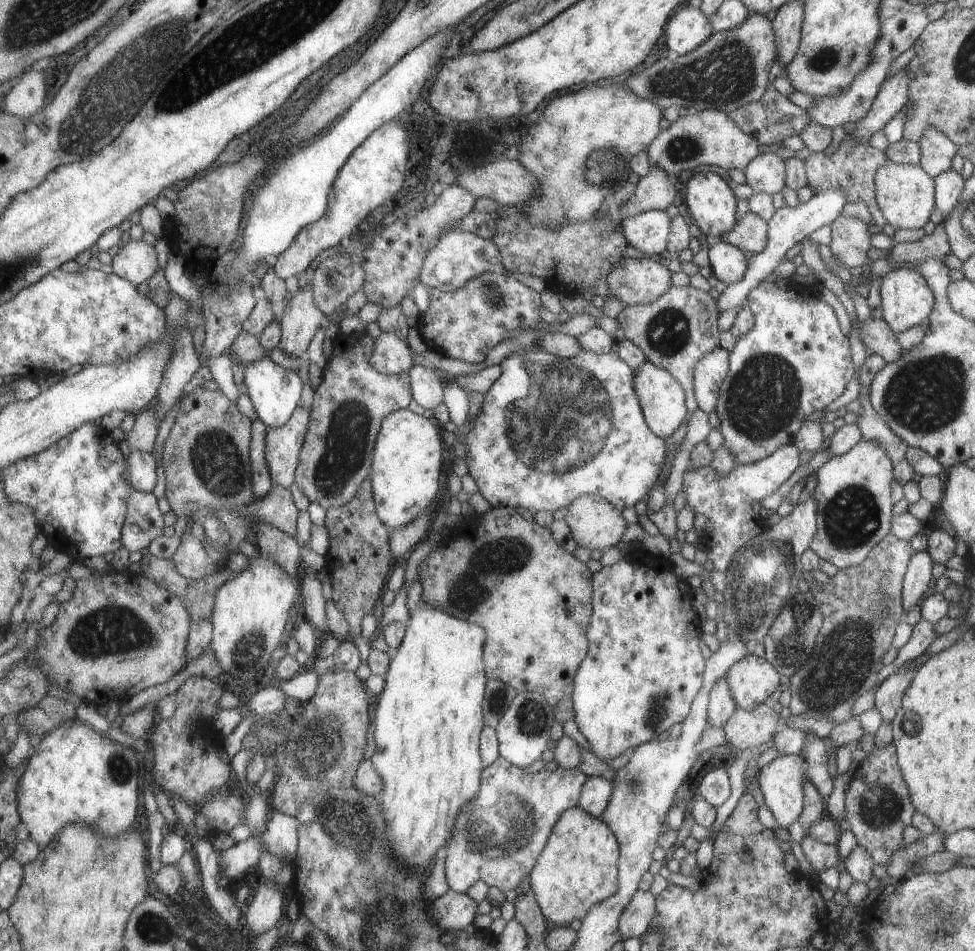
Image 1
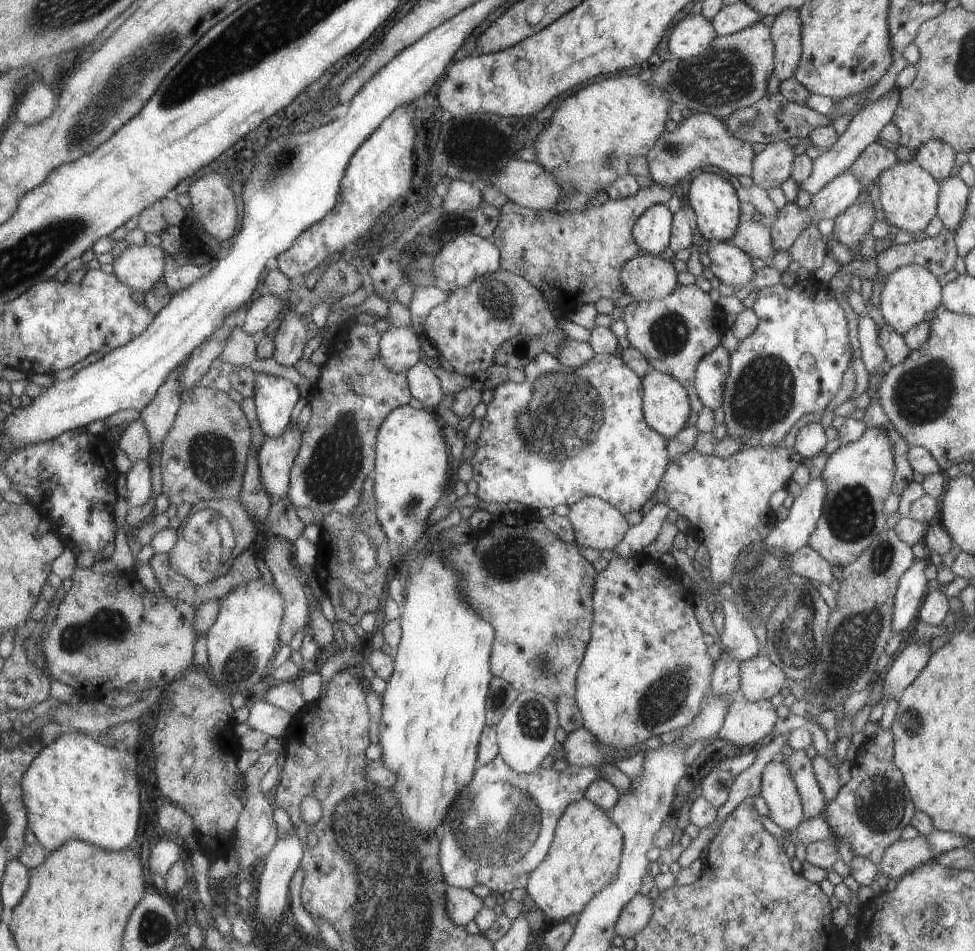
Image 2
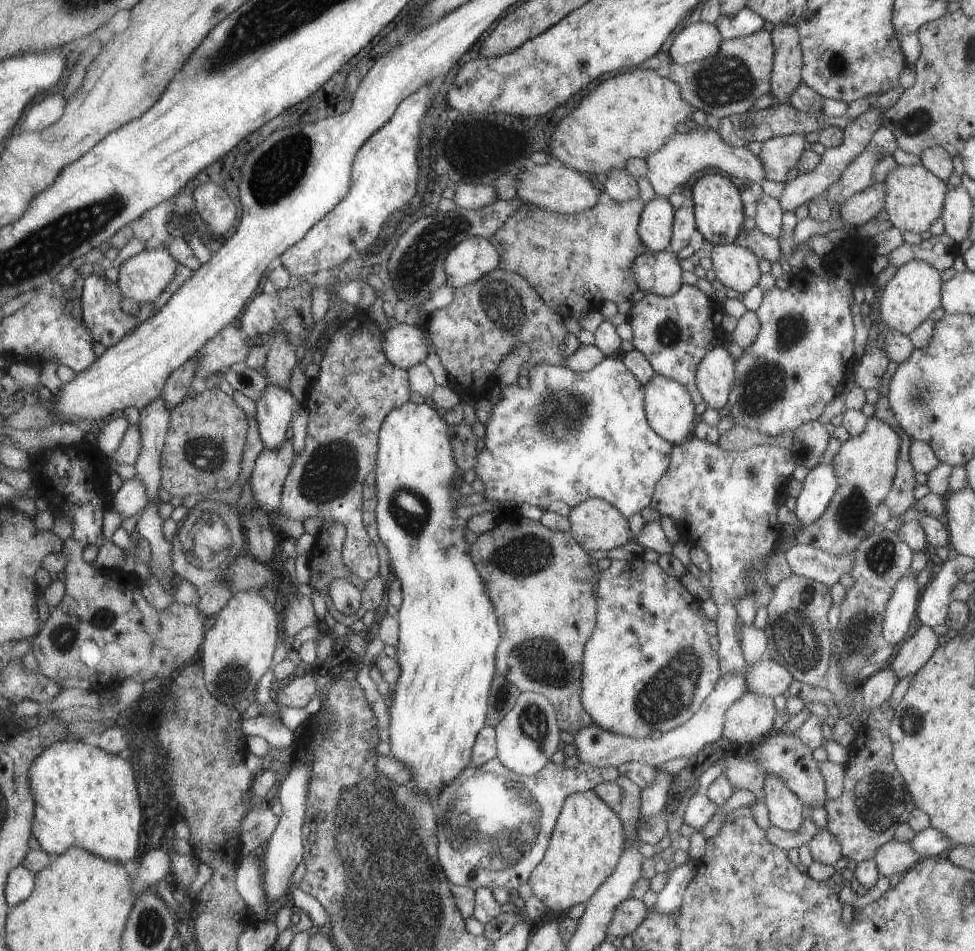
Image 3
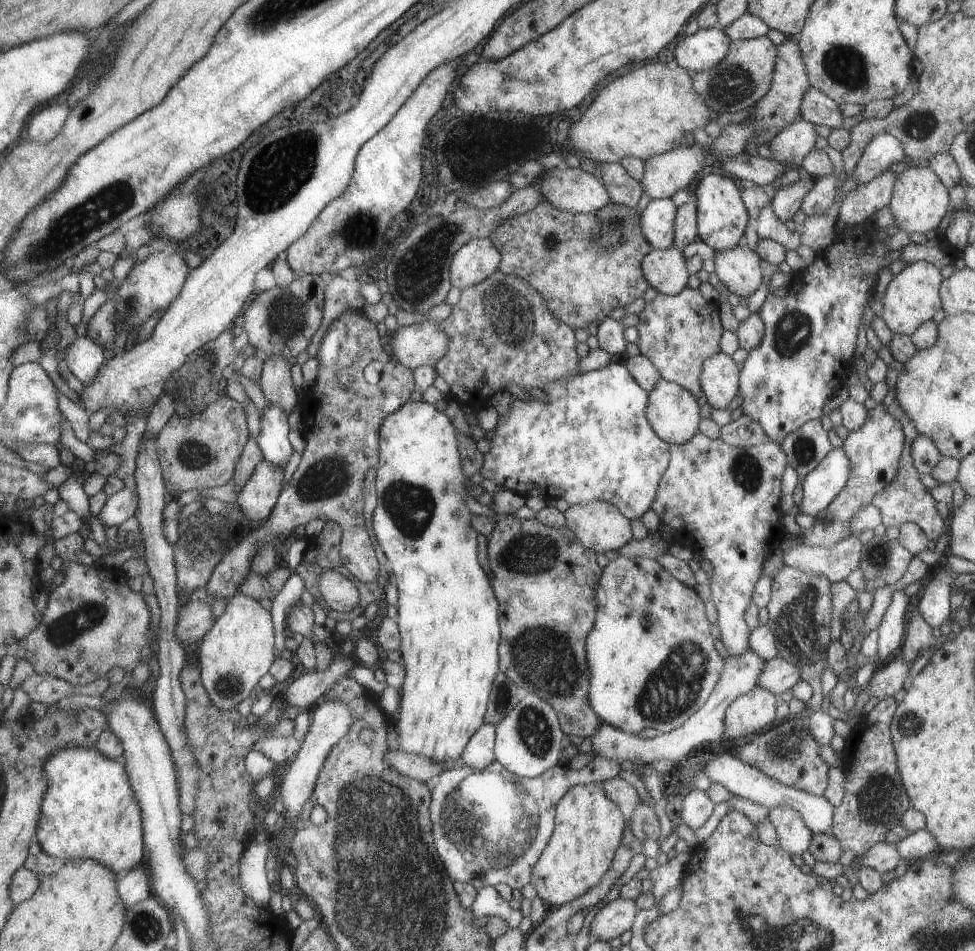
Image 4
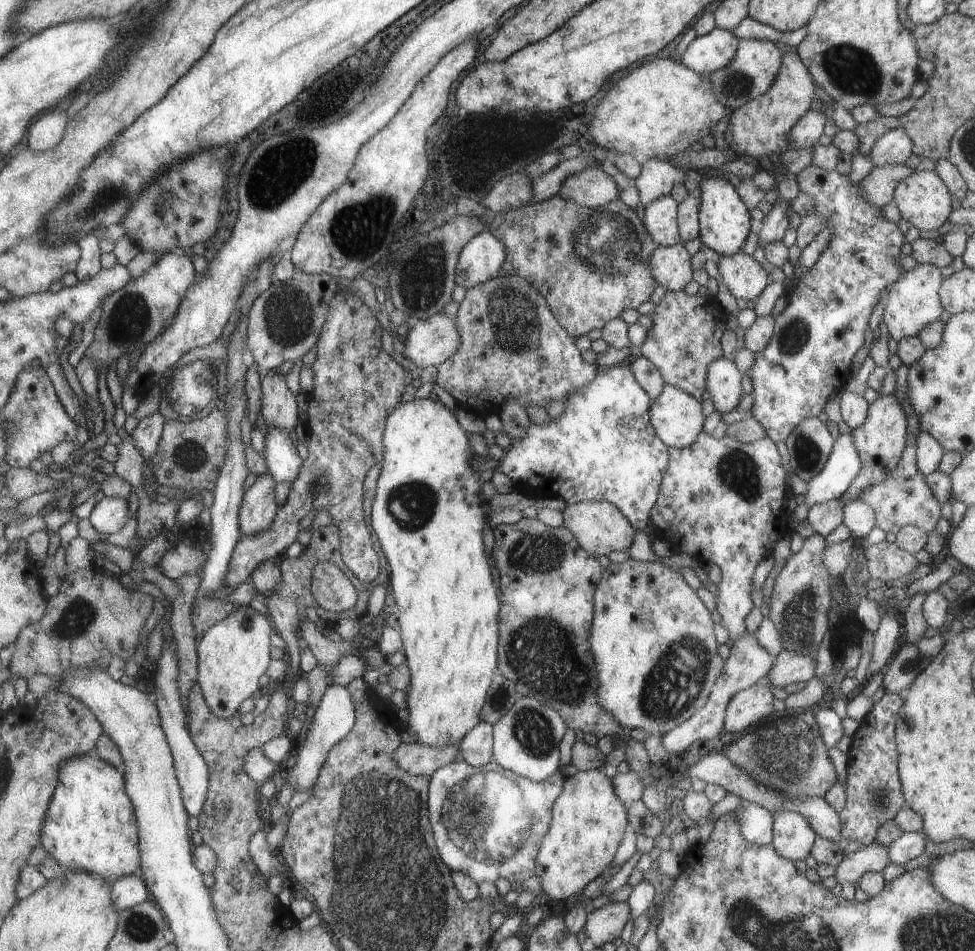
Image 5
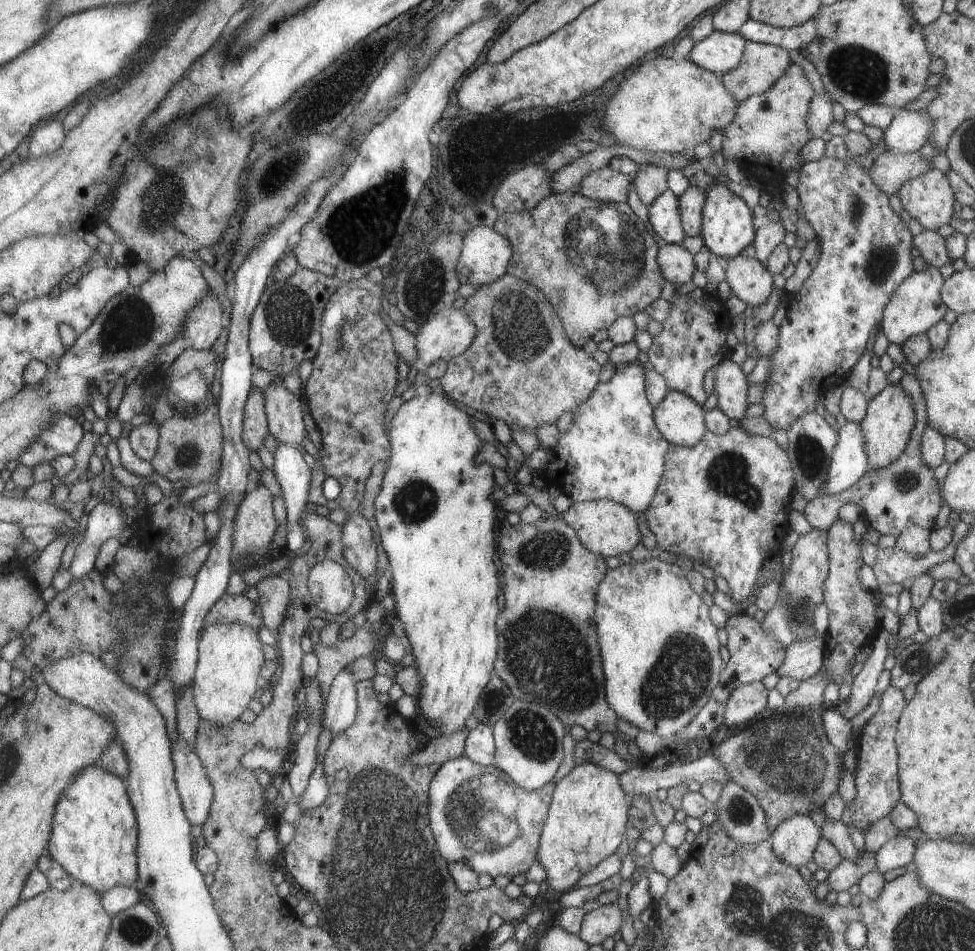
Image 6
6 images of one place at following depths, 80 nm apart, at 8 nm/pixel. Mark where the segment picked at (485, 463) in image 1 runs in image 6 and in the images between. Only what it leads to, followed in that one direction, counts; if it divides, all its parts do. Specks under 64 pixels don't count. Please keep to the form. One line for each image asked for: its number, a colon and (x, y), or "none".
2: (536, 447)
3: (570, 435)
4: (590, 439)
5: (603, 447)
6: (613, 450)

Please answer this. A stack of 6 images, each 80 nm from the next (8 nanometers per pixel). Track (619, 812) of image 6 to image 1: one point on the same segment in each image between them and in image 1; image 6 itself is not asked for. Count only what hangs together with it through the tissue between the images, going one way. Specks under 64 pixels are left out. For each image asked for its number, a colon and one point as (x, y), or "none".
1: (579, 868)
2: (585, 857)
3: (585, 850)
4: (587, 836)
5: (588, 820)

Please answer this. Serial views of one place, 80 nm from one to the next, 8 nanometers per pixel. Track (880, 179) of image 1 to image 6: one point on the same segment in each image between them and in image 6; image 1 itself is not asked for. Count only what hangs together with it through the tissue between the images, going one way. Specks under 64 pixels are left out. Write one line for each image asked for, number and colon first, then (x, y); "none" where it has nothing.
2: (906, 193)
3: (913, 196)
4: (919, 199)
5: (923, 200)
6: (928, 198)

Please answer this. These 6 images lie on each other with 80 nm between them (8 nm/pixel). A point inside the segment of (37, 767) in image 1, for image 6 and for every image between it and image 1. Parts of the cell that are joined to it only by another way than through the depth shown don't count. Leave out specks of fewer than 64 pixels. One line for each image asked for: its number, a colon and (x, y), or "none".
2: (78, 787)
3: (88, 798)
4: (90, 810)
5: (92, 826)
6: (95, 837)

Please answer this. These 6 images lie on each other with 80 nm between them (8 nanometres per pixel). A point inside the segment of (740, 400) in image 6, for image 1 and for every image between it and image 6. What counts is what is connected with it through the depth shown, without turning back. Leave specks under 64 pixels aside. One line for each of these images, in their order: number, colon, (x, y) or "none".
1: (710, 370)
2: (711, 374)
3: (714, 376)
4: (719, 377)
5: (723, 378)

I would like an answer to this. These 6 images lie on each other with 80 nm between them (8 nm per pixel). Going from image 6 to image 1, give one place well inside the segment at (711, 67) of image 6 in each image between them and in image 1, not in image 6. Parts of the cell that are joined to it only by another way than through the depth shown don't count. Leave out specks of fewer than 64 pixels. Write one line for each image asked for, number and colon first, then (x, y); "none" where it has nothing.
1: (688, 28)
2: (691, 34)
3: (698, 40)
4: (704, 48)
5: (715, 49)

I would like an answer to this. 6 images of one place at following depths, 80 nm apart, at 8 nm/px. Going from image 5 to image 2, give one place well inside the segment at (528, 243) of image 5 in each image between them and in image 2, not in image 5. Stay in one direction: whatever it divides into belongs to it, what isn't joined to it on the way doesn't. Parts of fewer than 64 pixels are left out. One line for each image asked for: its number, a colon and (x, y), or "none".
2: (574, 258)
3: (577, 262)
4: (584, 264)

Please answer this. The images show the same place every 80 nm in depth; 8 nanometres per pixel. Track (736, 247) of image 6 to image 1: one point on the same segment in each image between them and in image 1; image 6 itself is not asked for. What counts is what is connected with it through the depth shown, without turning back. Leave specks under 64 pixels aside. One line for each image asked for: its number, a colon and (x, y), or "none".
1: (712, 206)
2: (713, 203)
3: (718, 212)
4: (720, 220)
5: (723, 221)

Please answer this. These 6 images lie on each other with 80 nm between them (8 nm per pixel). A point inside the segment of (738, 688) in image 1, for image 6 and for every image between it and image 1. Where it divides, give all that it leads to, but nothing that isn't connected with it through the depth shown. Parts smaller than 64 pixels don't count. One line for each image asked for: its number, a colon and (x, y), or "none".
2: (760, 678)
3: (765, 678)
4: (778, 675)
5: (790, 666)
6: (803, 658)

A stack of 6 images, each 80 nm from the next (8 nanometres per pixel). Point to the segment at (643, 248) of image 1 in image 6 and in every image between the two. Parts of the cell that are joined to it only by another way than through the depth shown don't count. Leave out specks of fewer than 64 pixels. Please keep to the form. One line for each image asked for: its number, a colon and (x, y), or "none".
2: (651, 232)
3: (654, 227)
4: (657, 219)
5: (660, 220)
6: (663, 213)

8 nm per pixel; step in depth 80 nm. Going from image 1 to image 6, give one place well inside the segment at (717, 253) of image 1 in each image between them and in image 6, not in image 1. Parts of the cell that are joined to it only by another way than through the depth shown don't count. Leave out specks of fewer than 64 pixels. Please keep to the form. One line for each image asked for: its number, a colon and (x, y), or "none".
2: (730, 265)
3: (735, 267)
4: (737, 269)
5: (743, 276)
6: (749, 280)

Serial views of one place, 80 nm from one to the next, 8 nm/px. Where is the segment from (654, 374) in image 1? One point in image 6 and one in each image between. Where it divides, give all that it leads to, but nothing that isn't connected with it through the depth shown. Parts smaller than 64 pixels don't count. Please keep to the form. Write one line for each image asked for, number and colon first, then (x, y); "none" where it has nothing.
2: (666, 408)
3: (668, 407)
4: (672, 411)
5: (676, 416)
6: (680, 419)

